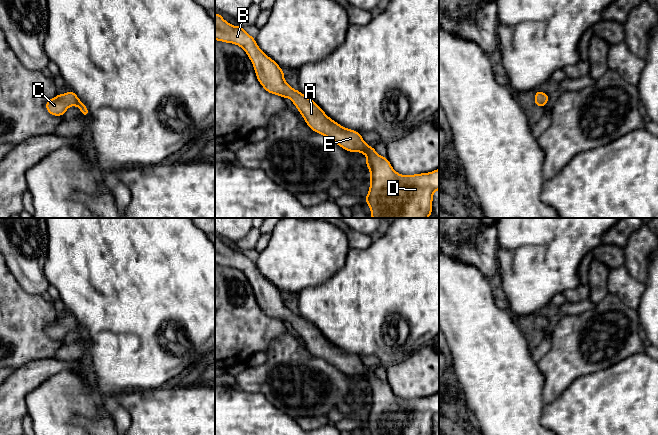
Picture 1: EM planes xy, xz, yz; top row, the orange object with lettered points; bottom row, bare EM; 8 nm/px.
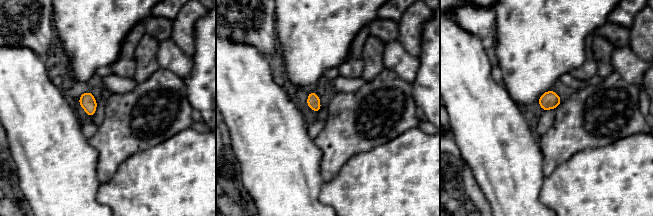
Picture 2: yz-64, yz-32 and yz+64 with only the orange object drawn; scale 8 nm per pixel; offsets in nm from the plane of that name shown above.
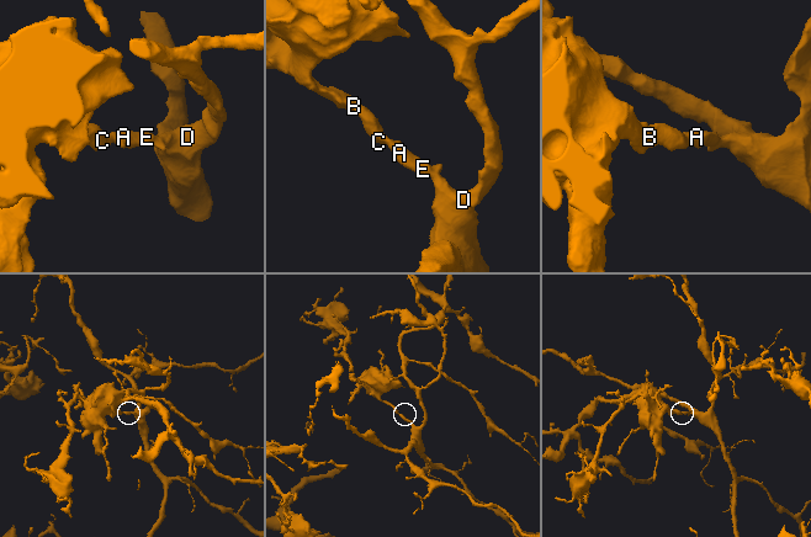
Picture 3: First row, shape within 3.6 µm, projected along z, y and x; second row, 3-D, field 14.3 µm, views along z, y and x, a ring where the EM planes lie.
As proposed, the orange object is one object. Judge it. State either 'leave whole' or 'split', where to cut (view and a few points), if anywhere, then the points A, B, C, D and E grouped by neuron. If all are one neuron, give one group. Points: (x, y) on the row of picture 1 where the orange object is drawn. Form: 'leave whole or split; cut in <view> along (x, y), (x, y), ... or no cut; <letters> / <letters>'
leave whole; no cut; A B C D E

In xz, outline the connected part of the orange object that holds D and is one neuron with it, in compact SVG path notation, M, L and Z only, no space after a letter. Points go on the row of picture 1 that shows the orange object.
M215 13L215 40L239 45L251 60L257 79L263 88L271 94L290 98L306 124L314 132L324 135L349 152L360 152L366 155L365 164L370 171L371 180L365 203L370 207L372 218L428 218L432 214L433 193L439 190L439 169L409 176L397 173L386 157L380 156L374 147L364 142L360 133L341 126L328 117L317 103L299 90L294 90L284 80L285 74L280 66L258 47L255 38L250 36L243 27L231 25L217 13Z

